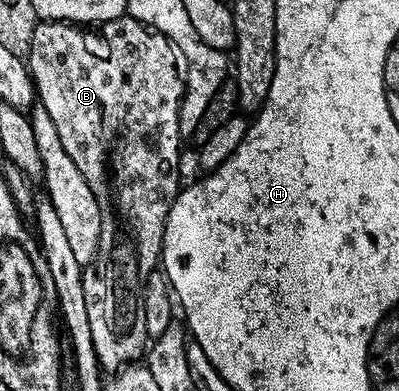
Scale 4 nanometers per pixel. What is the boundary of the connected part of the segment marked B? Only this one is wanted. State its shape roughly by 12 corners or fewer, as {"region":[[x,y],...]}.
{"region":[[39,21],[37,101],[100,208],[103,371],[143,357],[180,189],[174,43]]}

